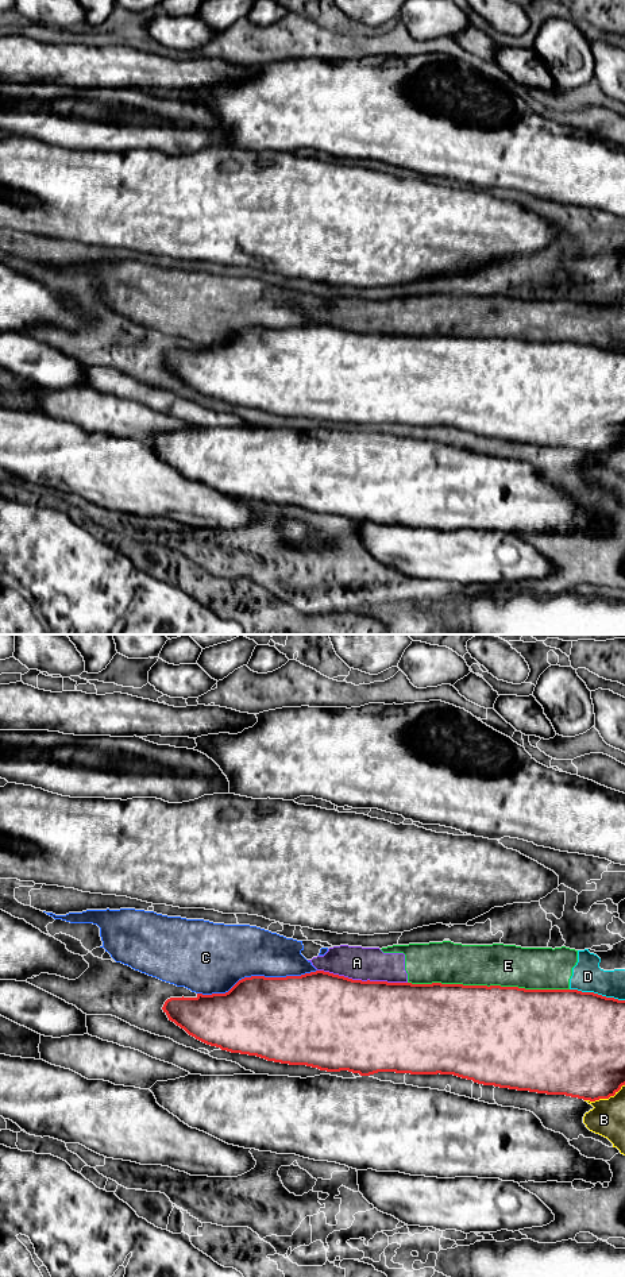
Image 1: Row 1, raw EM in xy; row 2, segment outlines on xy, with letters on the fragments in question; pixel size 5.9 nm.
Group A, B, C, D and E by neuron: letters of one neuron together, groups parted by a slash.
A D E / B / C

